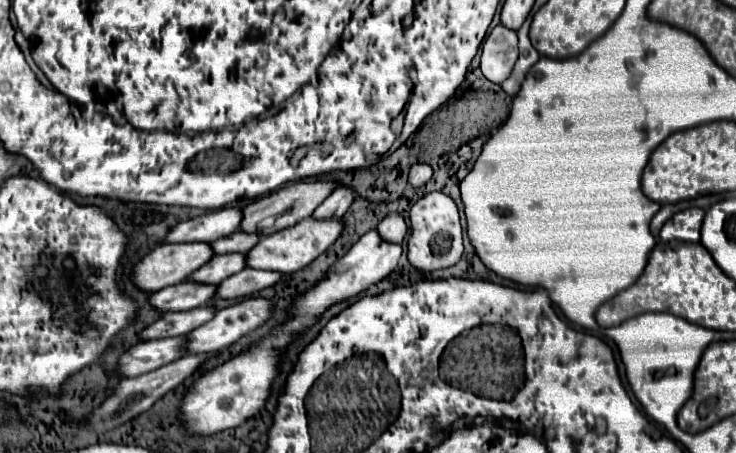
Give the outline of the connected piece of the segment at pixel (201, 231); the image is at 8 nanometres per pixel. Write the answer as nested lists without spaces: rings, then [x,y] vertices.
[[[224,207],[222,211],[210,211],[206,215],[178,223],[164,239],[164,243],[212,243],[238,231],[236,207]]]

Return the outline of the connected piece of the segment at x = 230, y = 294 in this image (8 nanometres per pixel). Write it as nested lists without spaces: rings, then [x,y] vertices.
[[[242,269],[238,275],[222,281],[216,287],[216,297],[220,299],[240,299],[252,293],[258,293],[266,287],[272,287],[282,275],[274,271],[254,271],[254,269]]]

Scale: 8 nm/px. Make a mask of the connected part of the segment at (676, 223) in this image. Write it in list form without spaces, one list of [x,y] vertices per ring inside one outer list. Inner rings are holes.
[[[692,207],[686,211],[676,213],[672,219],[668,219],[660,231],[660,239],[662,241],[692,241],[698,243],[700,241],[700,227],[702,227],[702,219],[704,219],[704,209]]]

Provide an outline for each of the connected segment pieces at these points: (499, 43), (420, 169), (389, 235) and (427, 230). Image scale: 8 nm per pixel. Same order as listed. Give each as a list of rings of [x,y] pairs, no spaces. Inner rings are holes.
[[[496,25],[484,41],[484,51],[480,59],[480,69],[484,77],[492,83],[504,83],[518,59],[518,37],[514,31]]]
[[[416,163],[416,165],[412,165],[412,169],[410,169],[408,183],[418,189],[418,187],[426,185],[426,181],[428,181],[430,177],[432,177],[432,167],[426,165],[426,163]]]
[[[388,215],[384,217],[384,221],[380,221],[380,225],[376,227],[380,239],[384,239],[386,243],[402,243],[404,235],[406,235],[406,223],[400,215]]]
[[[426,193],[410,209],[410,239],[408,239],[408,261],[422,273],[452,267],[464,253],[462,227],[456,203],[444,193]]]

